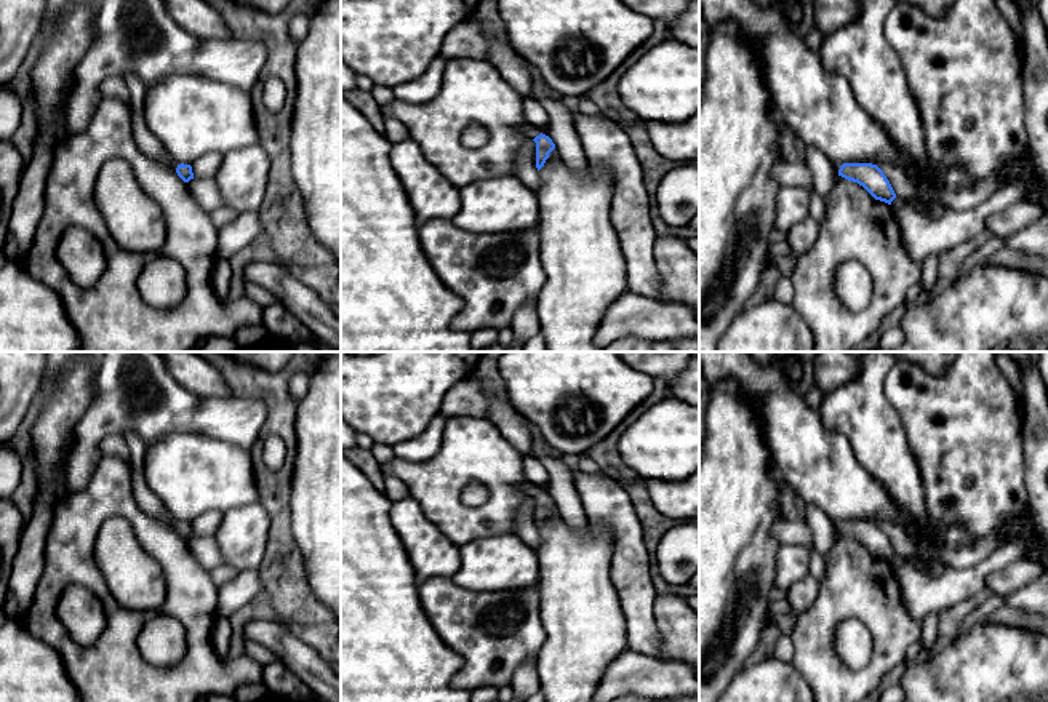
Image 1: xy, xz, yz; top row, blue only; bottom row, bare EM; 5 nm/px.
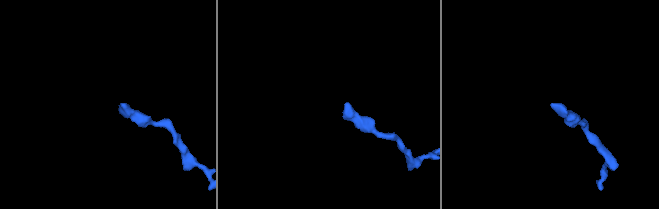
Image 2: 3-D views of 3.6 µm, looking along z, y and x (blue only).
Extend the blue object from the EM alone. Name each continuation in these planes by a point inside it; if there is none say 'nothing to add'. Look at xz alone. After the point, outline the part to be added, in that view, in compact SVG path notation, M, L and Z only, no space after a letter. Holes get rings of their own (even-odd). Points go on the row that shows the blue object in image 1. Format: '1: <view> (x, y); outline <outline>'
1: xz (530, 131); outline M526 122L518 128L518 131L528 139L534 139L536 136L541 134L541 128L533 126L533 125L526 123Z

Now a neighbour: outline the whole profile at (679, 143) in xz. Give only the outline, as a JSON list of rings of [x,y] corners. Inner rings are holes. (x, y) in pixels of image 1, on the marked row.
[[[699,114],[680,123],[648,122],[654,150],[677,165],[699,165]]]

